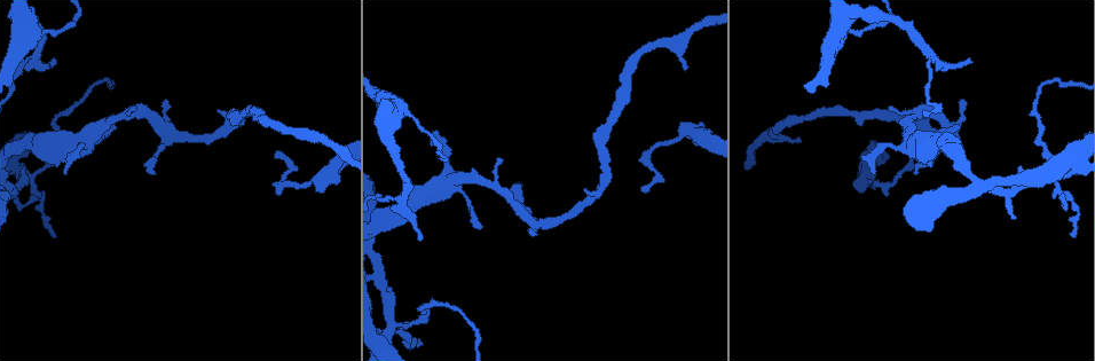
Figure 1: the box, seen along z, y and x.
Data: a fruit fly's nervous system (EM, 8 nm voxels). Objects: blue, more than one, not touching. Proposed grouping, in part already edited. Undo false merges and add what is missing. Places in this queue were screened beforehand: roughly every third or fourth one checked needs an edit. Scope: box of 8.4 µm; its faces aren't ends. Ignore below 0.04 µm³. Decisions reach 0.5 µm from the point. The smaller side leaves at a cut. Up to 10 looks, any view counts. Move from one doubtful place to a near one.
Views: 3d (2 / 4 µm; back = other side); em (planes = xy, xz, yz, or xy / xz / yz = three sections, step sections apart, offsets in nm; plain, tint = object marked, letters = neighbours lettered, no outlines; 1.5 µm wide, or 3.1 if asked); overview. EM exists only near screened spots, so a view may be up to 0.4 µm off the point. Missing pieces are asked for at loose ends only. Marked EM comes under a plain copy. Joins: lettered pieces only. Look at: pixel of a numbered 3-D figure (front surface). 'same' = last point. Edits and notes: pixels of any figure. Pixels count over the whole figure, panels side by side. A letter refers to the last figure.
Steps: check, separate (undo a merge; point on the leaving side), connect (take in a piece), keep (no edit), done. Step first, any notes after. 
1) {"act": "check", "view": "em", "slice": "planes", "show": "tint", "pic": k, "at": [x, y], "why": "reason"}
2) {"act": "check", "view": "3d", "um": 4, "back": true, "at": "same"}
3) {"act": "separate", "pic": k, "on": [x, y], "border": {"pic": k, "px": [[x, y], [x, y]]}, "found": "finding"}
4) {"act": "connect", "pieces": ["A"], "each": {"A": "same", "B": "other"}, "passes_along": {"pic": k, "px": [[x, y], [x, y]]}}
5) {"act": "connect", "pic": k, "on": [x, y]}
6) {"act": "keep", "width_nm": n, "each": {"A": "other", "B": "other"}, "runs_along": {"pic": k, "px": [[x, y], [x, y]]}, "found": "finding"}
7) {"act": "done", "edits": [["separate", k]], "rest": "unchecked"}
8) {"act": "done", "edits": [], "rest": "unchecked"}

{"act": "check", "view": "em", "slice": "xz", "step": 8, "show": "letters", "pic": 1, "at": [874, 172]}

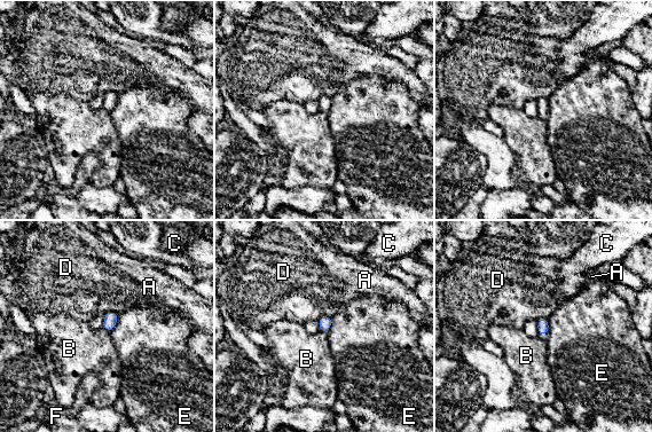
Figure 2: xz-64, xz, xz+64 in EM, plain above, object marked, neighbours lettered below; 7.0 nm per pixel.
{"act": "check", "view": "em", "slice": "planes", "show": "letters", "at": "same"}

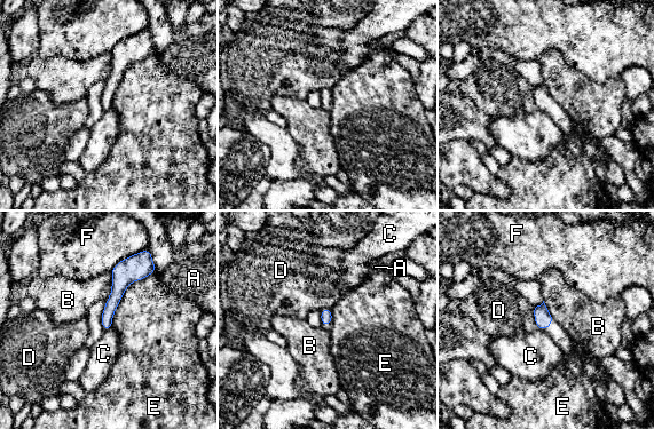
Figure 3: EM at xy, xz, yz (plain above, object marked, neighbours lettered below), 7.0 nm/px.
{"act": "keep", "each": {"A": "other", "B": "other", "C": "other", "D": "other", "E": "other", "F": "other"}, "border": {"pic": 3, "px": [[156, 270], [126, 288], [111, 327]]}, "found": "no lettered piece goes on from it"}

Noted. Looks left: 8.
{"act": "check", "view": "3d", "um": 4, "pic": 1, "at": [27, 26], "why": "small branch off a trunk"}

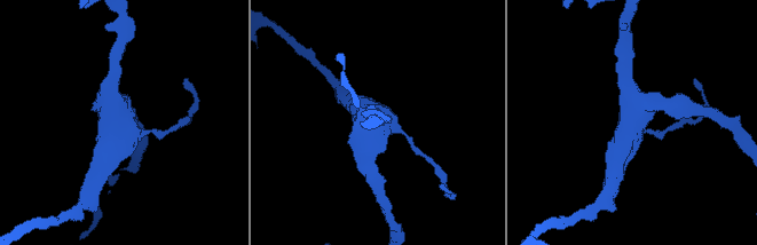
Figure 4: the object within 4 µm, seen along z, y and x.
{"act": "check", "view": "em", "slice": "planes", "show": "letters", "pic": 4, "at": [635, 122]}

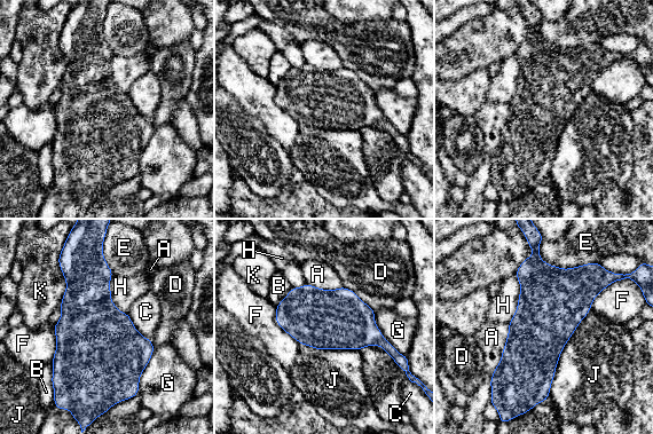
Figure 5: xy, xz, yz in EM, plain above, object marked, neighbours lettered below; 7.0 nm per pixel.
{"act": "keep", "longest_contact_nm": ["J", 700], "each": {"A": "other", "B": "other", "C": "other", "D": "other", "E": "other", "F": "other", "G": "other", "H": "other", "J": "other", "K": "other"}, "border": {"pic": 5, "px": [[590, 309], [560, 354], [548, 397]]}, "found": "one neuron here"}

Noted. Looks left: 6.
{"act": "check", "view": "3d", "um": 2, "pic": 1, "at": [52, 60], "why": "tapers out"}

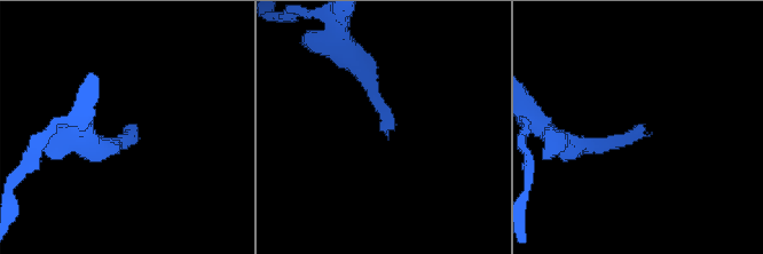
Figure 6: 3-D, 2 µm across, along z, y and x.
{"act": "check", "view": "em", "slice": "planes", "show": "letters", "pic": 6, "at": [641, 126], "why": "need the tissue"}

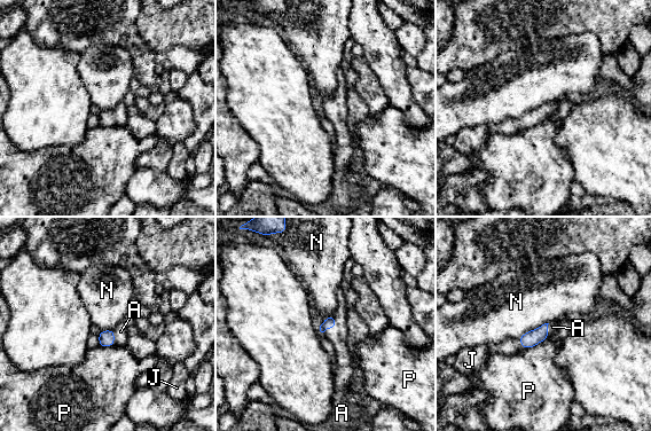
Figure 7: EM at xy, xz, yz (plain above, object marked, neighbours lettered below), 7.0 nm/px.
{"act": "connect", "pieces": ["A"], "each": {"A": "same", "J": "other", "N": "other", "P": "other"}, "passes_along": {"pic": 7, "px": [[329, 322], [334, 327], [337, 336]]}, "found": "it goes on there"}

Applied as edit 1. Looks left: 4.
{"act": "done", "edits": [["connect", 7]], "rest": "unchecked"}

